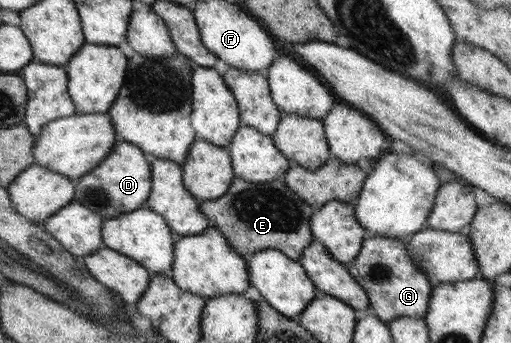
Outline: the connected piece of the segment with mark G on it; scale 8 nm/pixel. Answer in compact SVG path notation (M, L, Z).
M368 236L360 253L347 266L349 274L361 284L369 296L369 305L375 309L381 322L389 323L400 317L423 318L432 300L433 284L429 276L413 262L408 253L407 238Z

